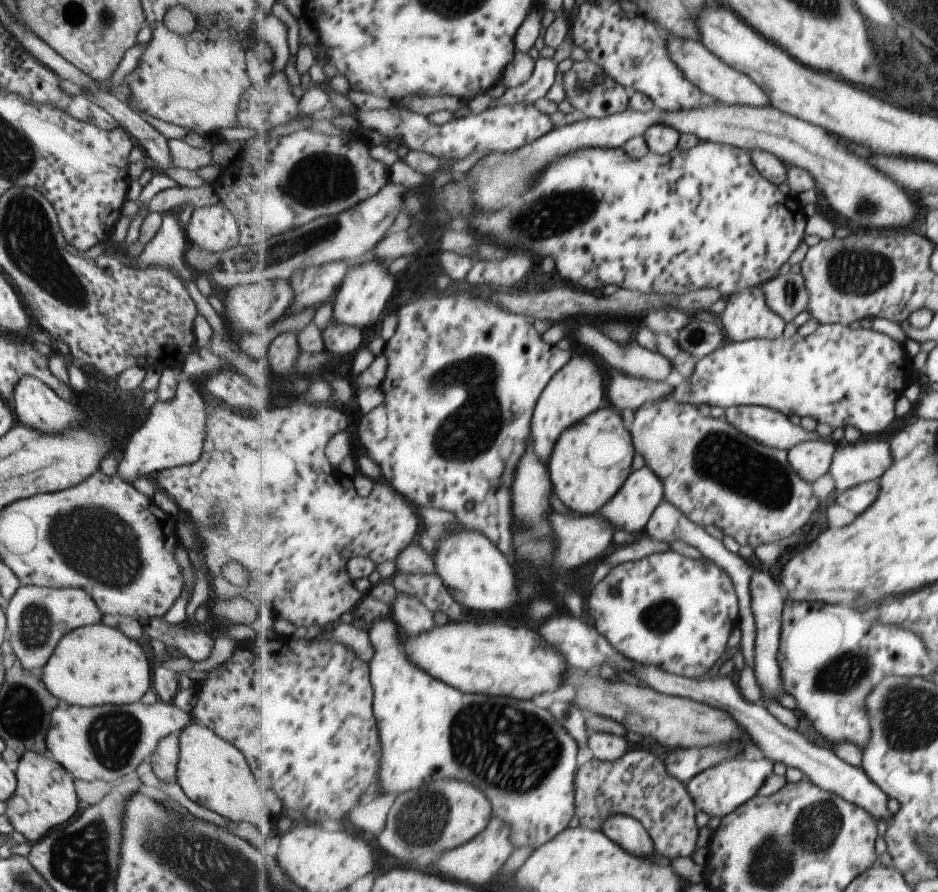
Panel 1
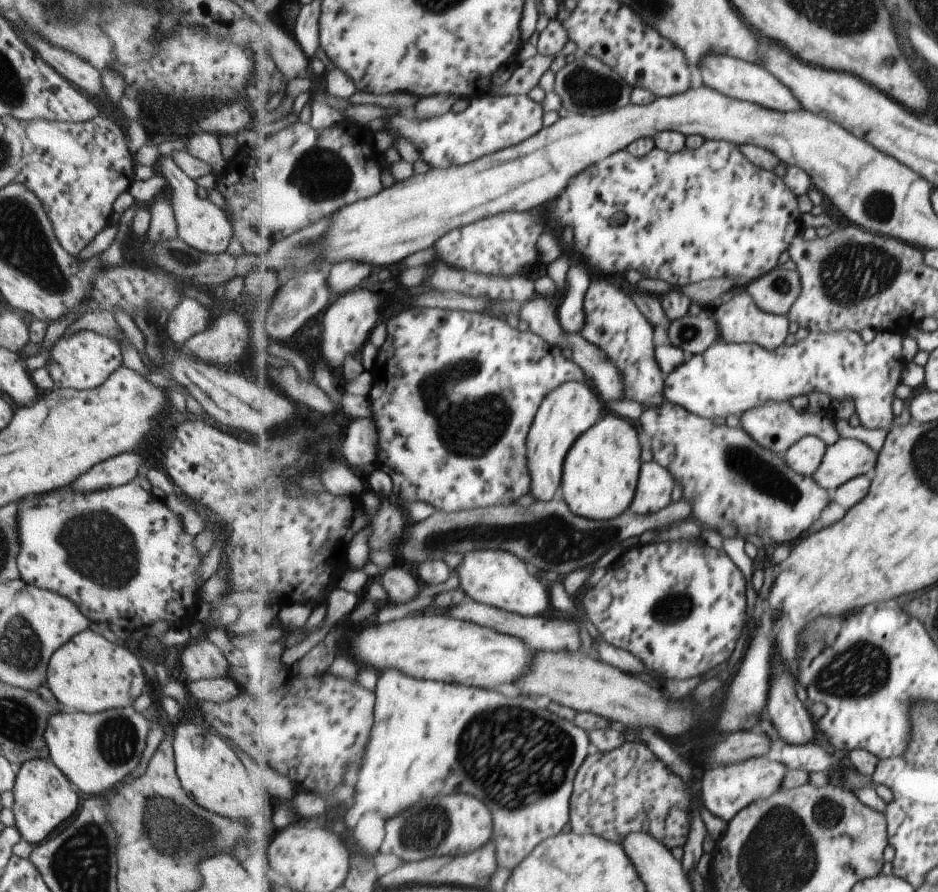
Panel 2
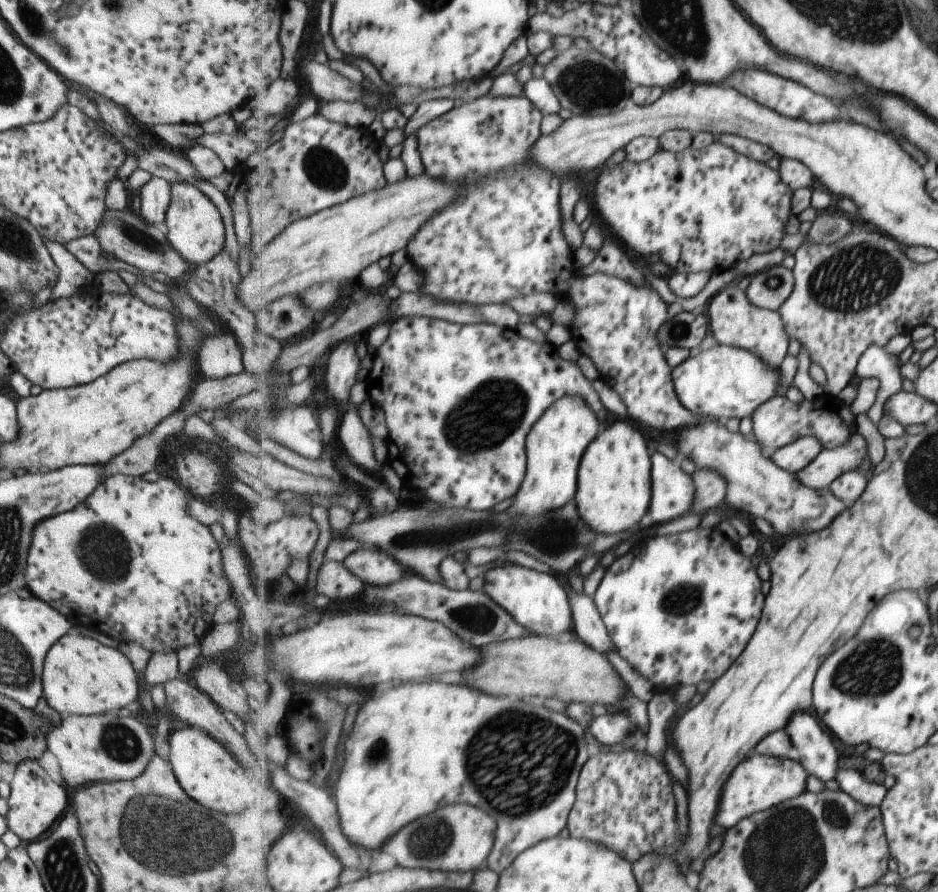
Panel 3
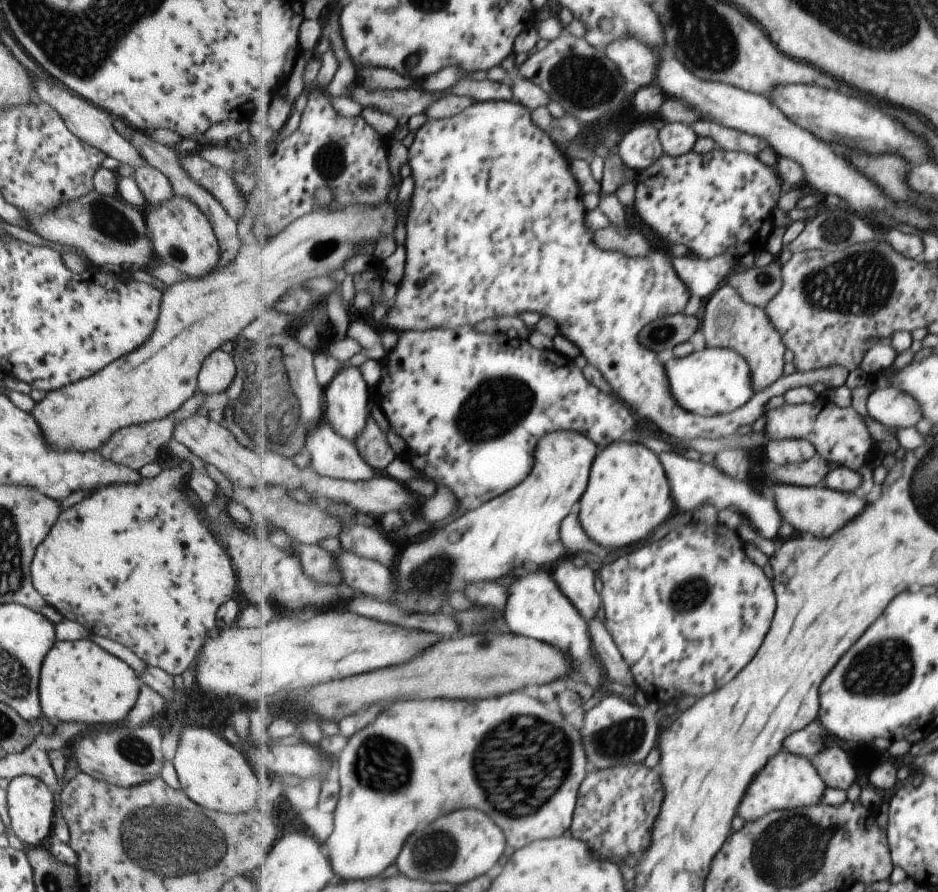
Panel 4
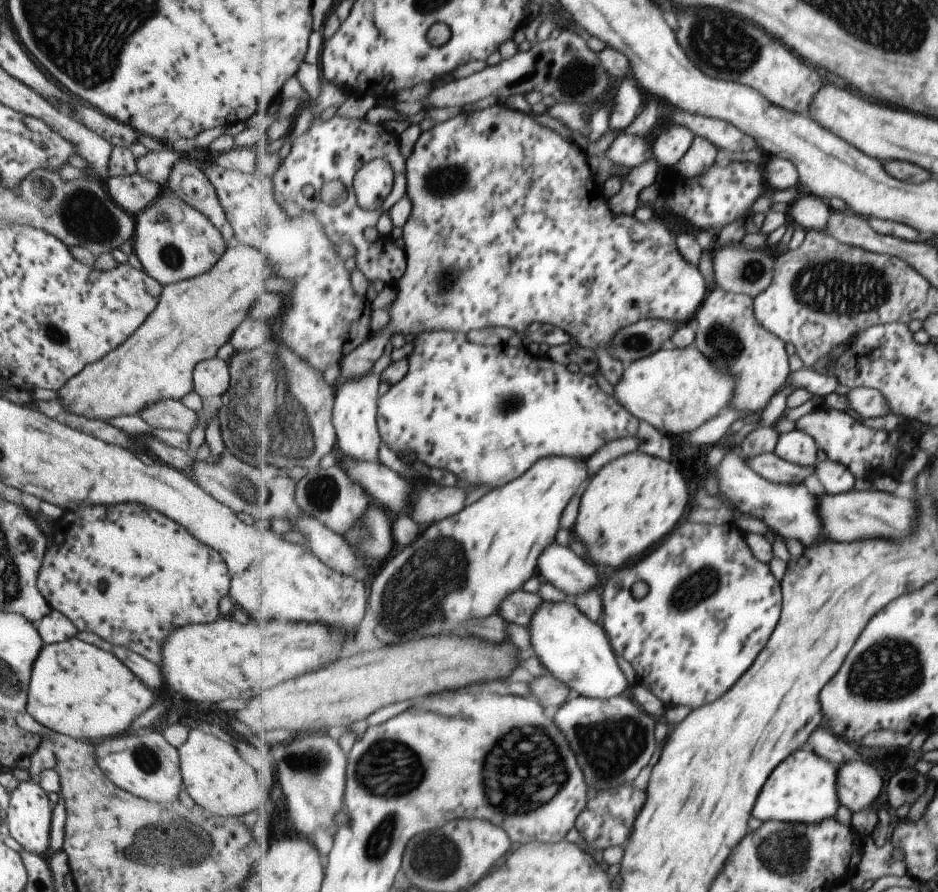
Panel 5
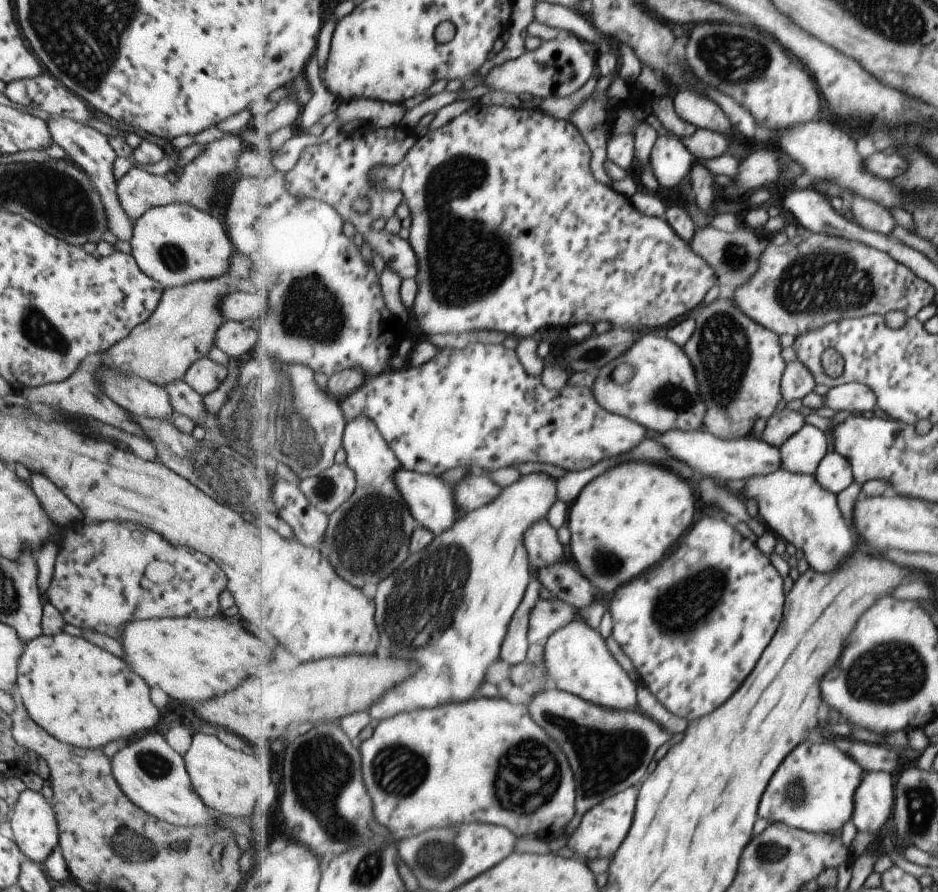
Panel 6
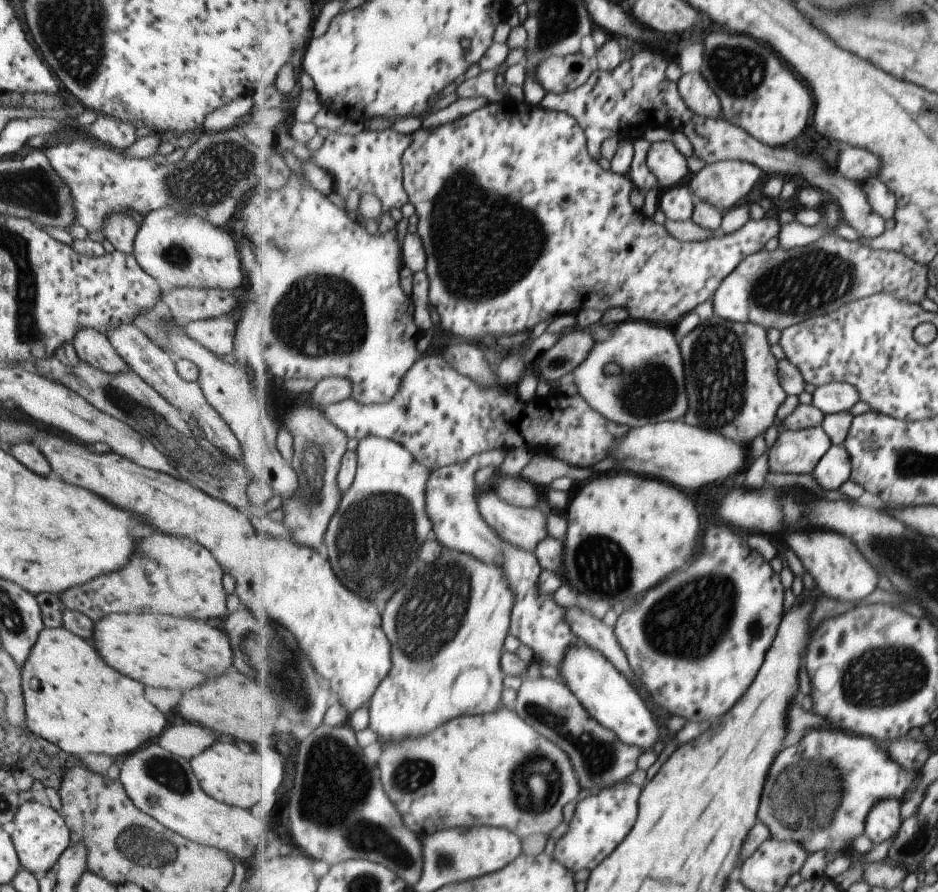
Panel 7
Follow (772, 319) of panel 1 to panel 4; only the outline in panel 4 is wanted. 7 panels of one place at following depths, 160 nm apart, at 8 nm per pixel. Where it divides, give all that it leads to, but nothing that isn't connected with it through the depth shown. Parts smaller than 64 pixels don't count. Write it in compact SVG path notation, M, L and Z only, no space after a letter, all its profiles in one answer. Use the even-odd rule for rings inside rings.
M728 282L716 290L700 315L706 347L729 348L741 354L751 368L755 392L769 389L769 386L773 386L784 377L783 368L785 368L785 354L788 349L784 345L784 338L781 338L781 334L769 320L765 309L748 304L737 287Z

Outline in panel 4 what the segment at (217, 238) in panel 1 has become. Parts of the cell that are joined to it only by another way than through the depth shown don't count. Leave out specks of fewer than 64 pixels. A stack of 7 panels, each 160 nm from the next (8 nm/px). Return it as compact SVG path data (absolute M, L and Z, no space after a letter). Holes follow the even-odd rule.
M171 196L153 206L144 220L155 261L183 272L183 276L201 277L213 271L219 262L219 246L205 214L189 200Z

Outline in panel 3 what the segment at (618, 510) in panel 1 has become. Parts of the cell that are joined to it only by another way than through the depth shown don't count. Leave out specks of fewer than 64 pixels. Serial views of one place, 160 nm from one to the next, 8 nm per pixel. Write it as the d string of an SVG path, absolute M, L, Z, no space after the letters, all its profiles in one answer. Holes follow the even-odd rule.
M659 452L654 453L653 463L655 498L648 518L651 516L655 524L663 524L692 512L689 510L695 492L692 474L681 470L680 466Z

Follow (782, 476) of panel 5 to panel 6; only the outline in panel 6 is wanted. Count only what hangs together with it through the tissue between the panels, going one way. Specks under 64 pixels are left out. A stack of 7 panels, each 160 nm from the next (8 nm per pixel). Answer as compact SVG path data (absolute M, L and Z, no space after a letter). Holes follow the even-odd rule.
M667 432L659 436L661 440L677 458L687 462L691 468L695 468L703 476L711 476L715 480L745 480L749 476L761 476L761 474L771 474L783 469L783 458L781 458L780 448L769 444L751 435L749 437L738 438L732 441L721 440L718 436L713 436L711 432Z

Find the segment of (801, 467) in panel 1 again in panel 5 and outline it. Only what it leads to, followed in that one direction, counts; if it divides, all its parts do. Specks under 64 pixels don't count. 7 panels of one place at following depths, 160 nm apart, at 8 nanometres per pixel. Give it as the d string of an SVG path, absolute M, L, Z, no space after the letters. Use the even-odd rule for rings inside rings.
M795 428L781 435L774 454L792 464L814 468L819 458L819 447L811 434Z

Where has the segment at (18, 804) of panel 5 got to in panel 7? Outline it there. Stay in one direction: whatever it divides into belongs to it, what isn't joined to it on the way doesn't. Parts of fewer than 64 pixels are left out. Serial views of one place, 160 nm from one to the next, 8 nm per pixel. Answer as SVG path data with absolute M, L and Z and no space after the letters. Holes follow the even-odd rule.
M25 801L17 807L13 817L10 839L21 868L37 876L43 875L55 864L57 857L68 847L70 836L61 814L50 806L36 801Z

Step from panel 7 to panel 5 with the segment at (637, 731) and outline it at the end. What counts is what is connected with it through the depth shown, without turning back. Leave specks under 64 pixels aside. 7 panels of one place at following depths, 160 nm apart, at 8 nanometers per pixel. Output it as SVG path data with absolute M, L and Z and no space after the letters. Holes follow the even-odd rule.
M573 599L564 602L545 600L533 614L528 630L541 664L547 666L554 678L565 682L574 694L609 699L623 694L627 686L633 686L619 668L616 651L605 628L583 614Z

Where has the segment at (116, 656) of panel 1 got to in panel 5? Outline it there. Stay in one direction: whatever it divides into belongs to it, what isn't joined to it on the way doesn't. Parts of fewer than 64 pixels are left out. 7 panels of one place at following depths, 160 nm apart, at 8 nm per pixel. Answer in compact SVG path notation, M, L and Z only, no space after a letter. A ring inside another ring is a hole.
M72 637L41 646L29 670L25 712L59 735L99 742L128 732L134 719L156 701L152 691L113 654Z

